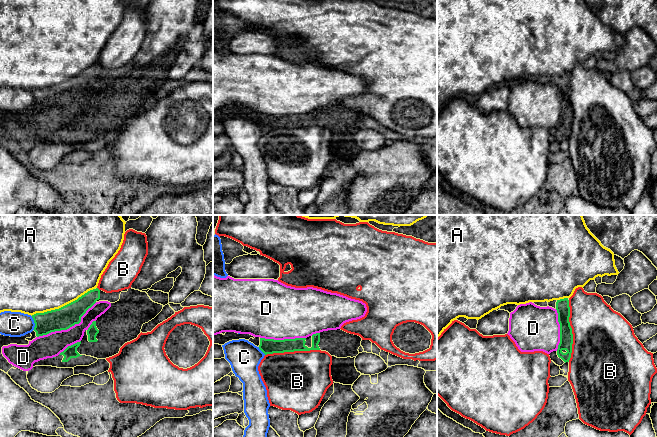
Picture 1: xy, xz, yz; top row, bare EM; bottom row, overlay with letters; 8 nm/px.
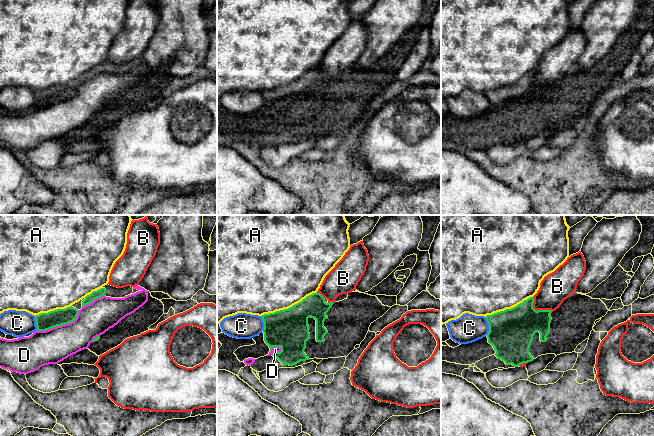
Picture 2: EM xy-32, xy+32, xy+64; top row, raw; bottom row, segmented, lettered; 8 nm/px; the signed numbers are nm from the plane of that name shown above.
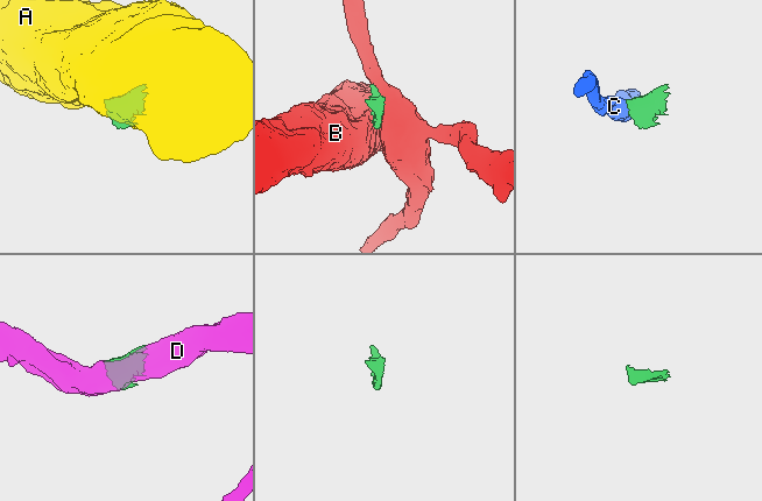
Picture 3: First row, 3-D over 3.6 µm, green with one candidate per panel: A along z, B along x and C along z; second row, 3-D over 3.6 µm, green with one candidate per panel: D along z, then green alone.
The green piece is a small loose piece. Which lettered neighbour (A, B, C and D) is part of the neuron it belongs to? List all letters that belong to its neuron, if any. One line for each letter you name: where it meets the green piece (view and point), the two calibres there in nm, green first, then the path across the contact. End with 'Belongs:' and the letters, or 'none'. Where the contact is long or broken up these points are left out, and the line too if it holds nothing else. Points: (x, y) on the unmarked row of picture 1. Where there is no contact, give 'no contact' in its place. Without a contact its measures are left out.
Belongs: none

